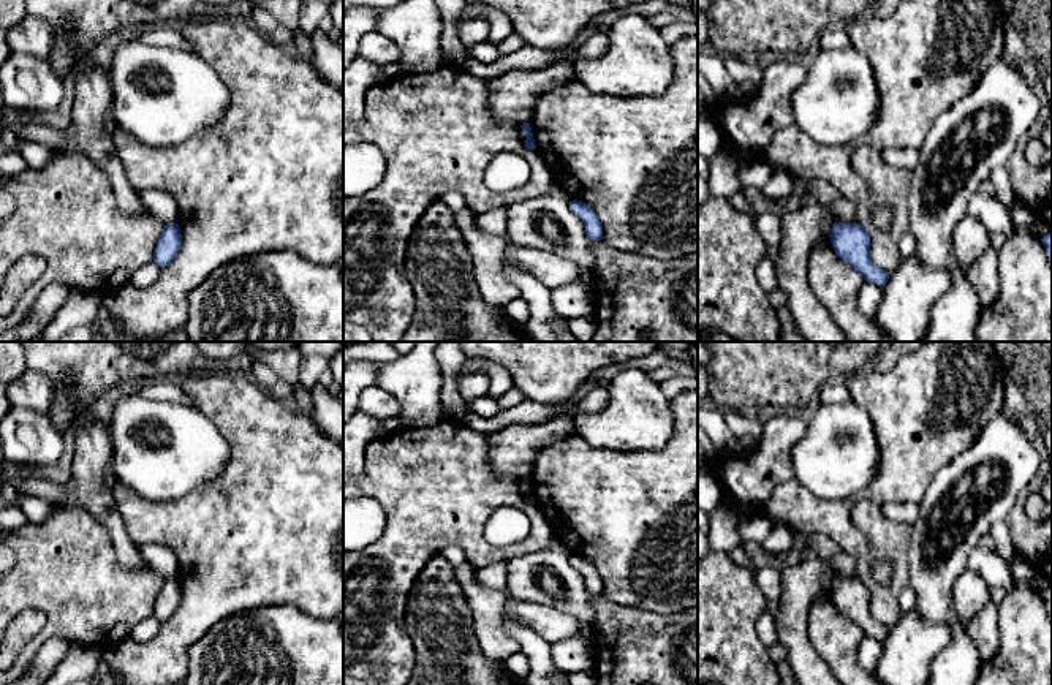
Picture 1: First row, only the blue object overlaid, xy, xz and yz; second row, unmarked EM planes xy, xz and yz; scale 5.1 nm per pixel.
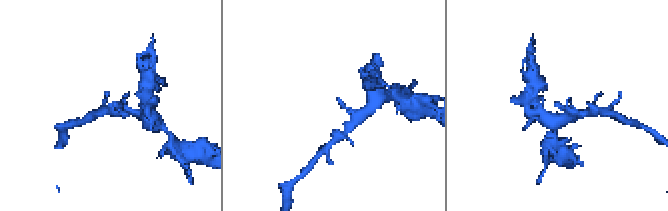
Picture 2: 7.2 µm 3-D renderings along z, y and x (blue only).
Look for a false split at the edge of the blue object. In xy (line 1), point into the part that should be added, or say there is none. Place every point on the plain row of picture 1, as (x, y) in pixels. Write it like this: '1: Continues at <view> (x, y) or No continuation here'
1: No continuation here

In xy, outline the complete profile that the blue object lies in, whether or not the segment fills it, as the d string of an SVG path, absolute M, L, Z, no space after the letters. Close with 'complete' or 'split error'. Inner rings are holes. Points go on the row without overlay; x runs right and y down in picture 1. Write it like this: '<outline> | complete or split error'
M177 577L166 579L153 607L153 615L157 620L165 623L171 619L171 615L176 612L179 603L182 600L182 588Z | complete

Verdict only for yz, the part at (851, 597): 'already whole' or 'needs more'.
already whole

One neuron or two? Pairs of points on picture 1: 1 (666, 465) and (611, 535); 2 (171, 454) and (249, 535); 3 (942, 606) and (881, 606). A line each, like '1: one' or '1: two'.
1: one
2: two
3: two

